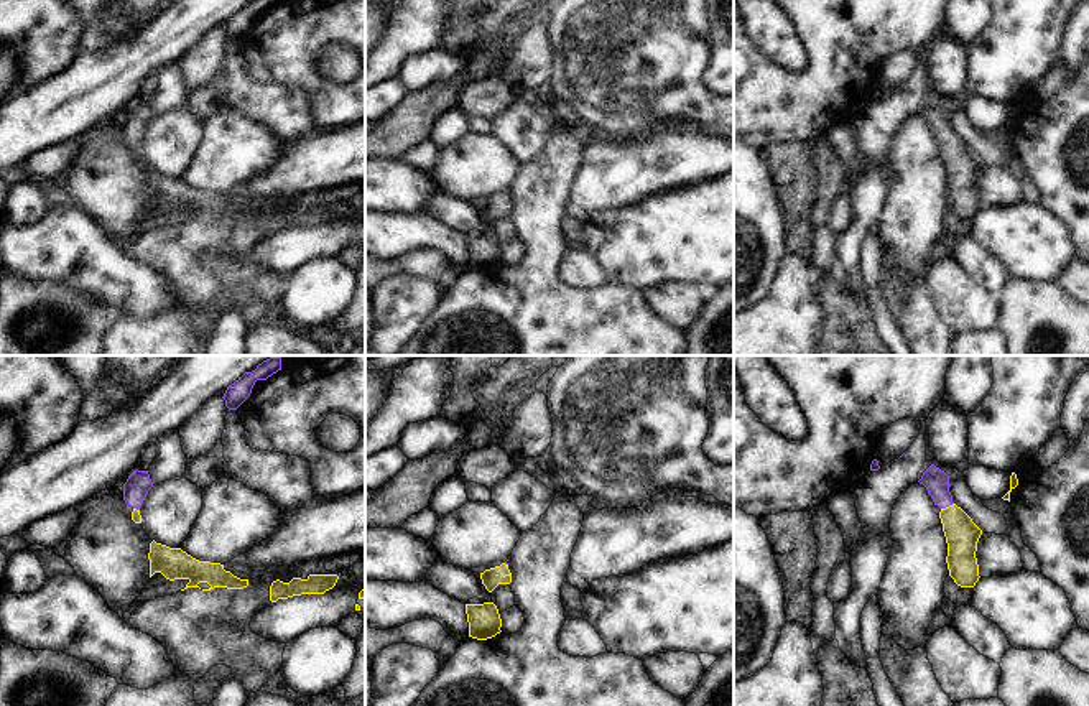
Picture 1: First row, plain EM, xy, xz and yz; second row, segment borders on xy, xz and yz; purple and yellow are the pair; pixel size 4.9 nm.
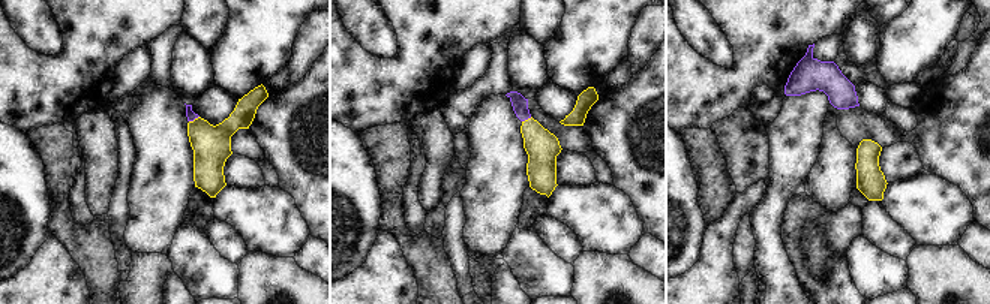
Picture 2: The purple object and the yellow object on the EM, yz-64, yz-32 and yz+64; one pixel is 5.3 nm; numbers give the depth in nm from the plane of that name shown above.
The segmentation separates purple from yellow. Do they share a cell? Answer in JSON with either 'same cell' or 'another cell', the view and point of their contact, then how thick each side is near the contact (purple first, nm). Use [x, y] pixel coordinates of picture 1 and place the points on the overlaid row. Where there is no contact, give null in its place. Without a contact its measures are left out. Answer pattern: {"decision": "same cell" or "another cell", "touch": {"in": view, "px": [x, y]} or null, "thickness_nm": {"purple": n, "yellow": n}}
{"decision": "same cell", "touch": {"in": "yz", "px": [946, 506]}, "thickness_nm": {"purple": 120, "yellow": 160}}

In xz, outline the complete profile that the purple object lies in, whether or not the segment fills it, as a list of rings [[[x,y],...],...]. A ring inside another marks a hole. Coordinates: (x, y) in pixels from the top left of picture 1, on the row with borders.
[[[502,563],[500,566],[485,569],[480,573],[482,584],[489,592],[492,592],[498,584],[510,584],[512,573],[508,569],[508,563]]]

